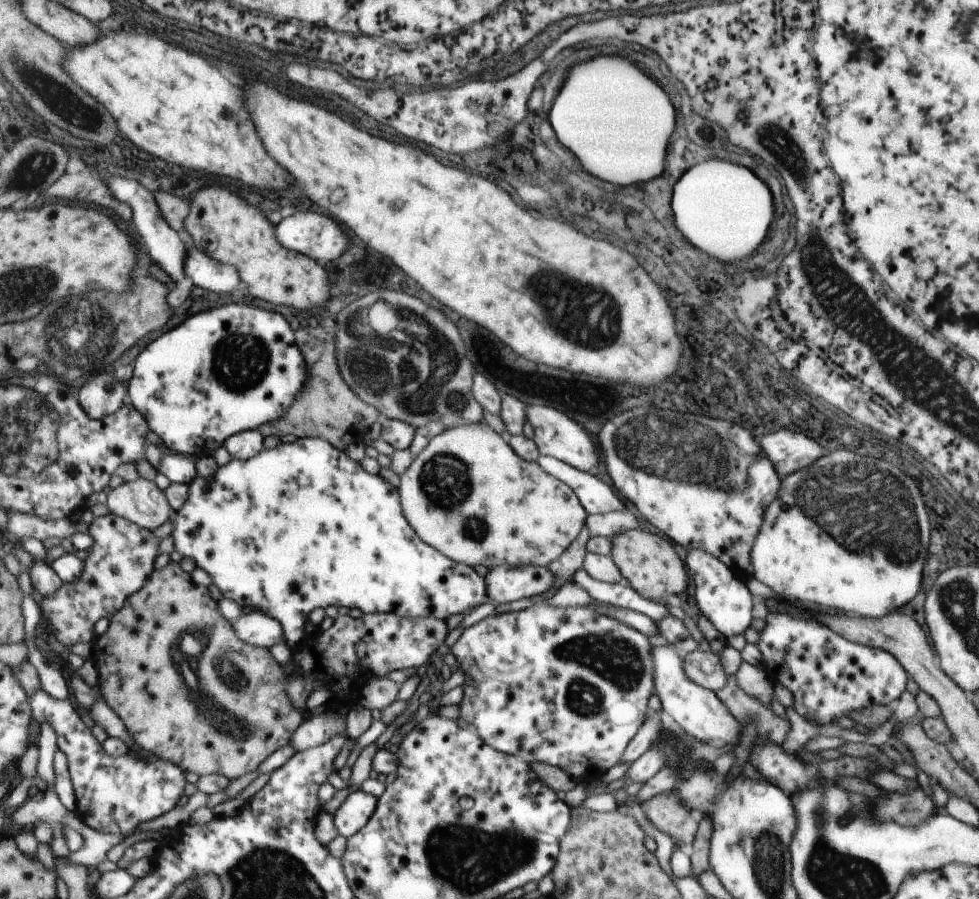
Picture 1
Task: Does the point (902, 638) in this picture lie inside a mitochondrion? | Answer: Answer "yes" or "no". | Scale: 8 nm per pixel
no

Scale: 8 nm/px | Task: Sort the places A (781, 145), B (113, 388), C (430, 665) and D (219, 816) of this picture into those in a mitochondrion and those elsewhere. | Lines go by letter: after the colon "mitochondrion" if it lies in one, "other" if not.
A: mitochondrion
B: mitochondrion
C: other
D: other

